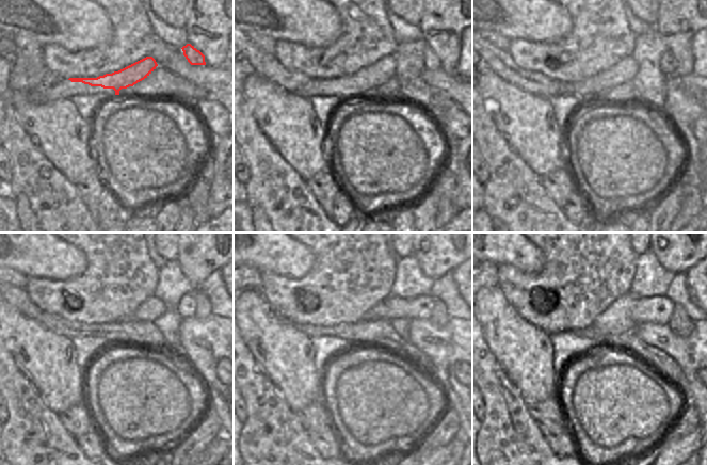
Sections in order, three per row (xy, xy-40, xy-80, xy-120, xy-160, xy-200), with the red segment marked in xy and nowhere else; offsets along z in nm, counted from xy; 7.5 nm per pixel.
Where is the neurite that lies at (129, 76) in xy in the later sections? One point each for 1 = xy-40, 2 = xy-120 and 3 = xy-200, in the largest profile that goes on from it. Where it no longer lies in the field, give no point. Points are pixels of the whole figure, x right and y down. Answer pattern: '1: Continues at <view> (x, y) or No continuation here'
1: Continues at xy-40 (367, 79)
2: Continues at xy-120 (153, 307)
3: Continues at xy-200 (658, 309).

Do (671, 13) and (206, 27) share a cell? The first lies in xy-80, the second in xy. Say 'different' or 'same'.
same

